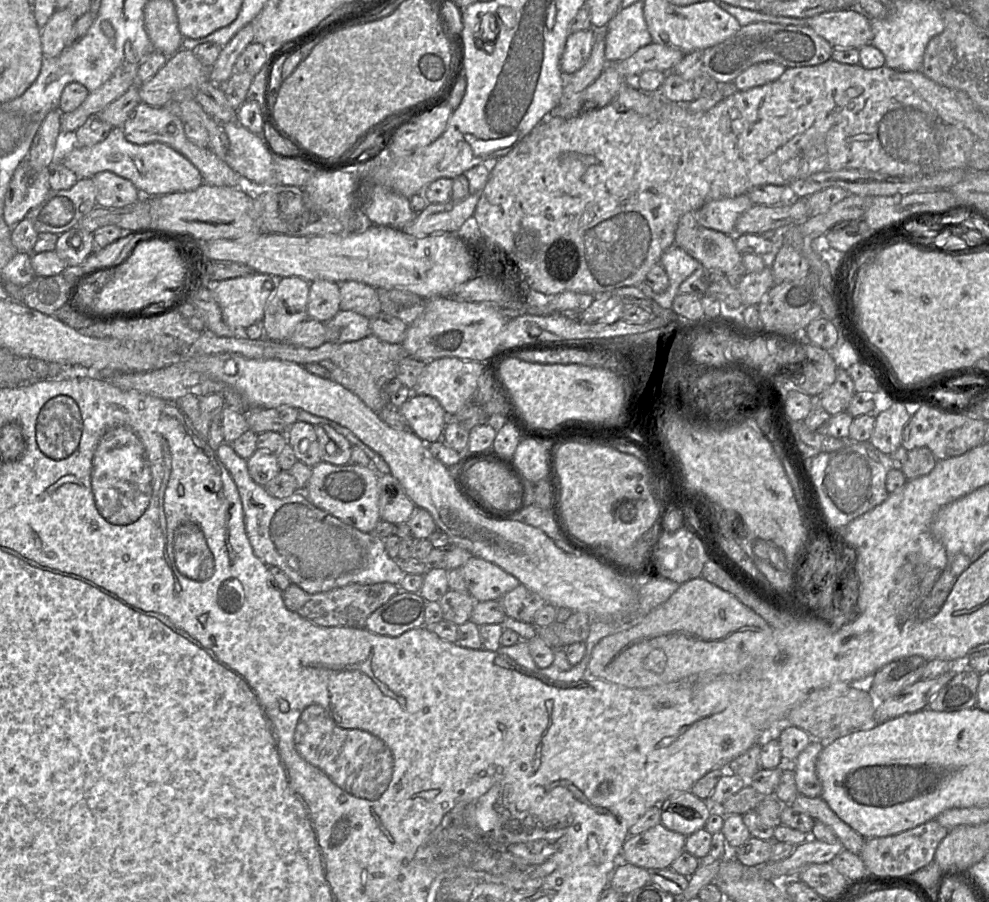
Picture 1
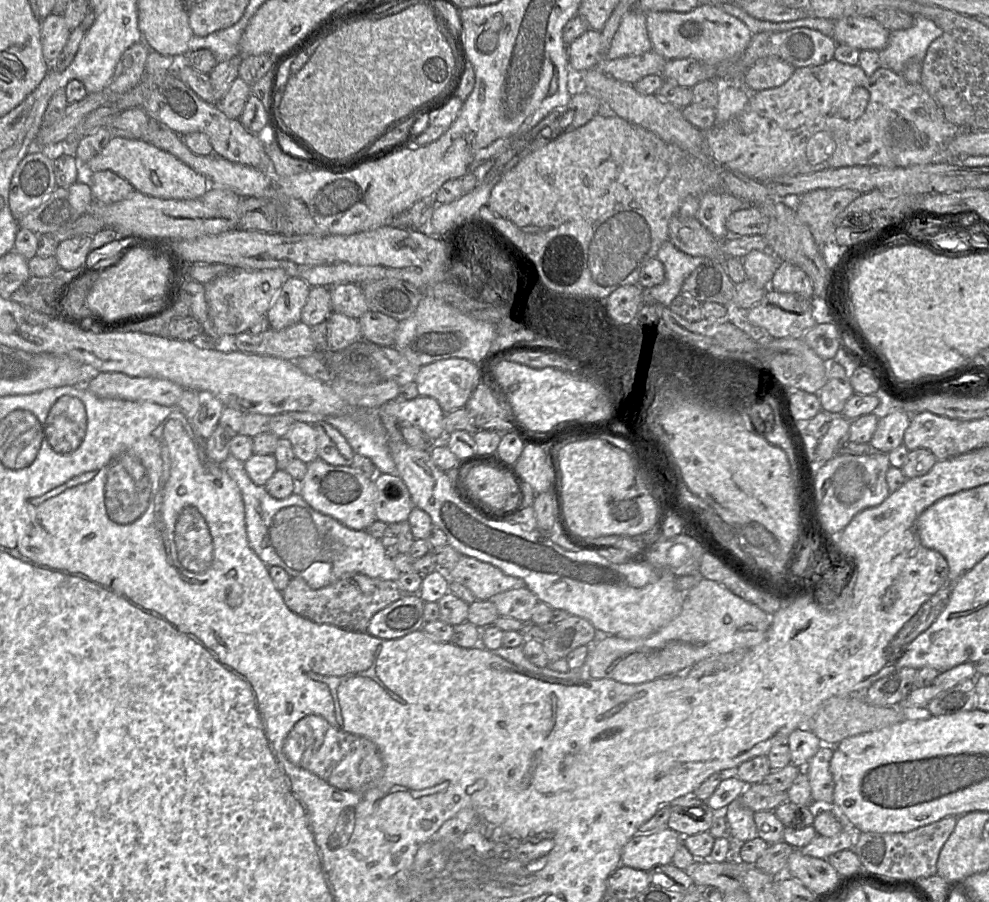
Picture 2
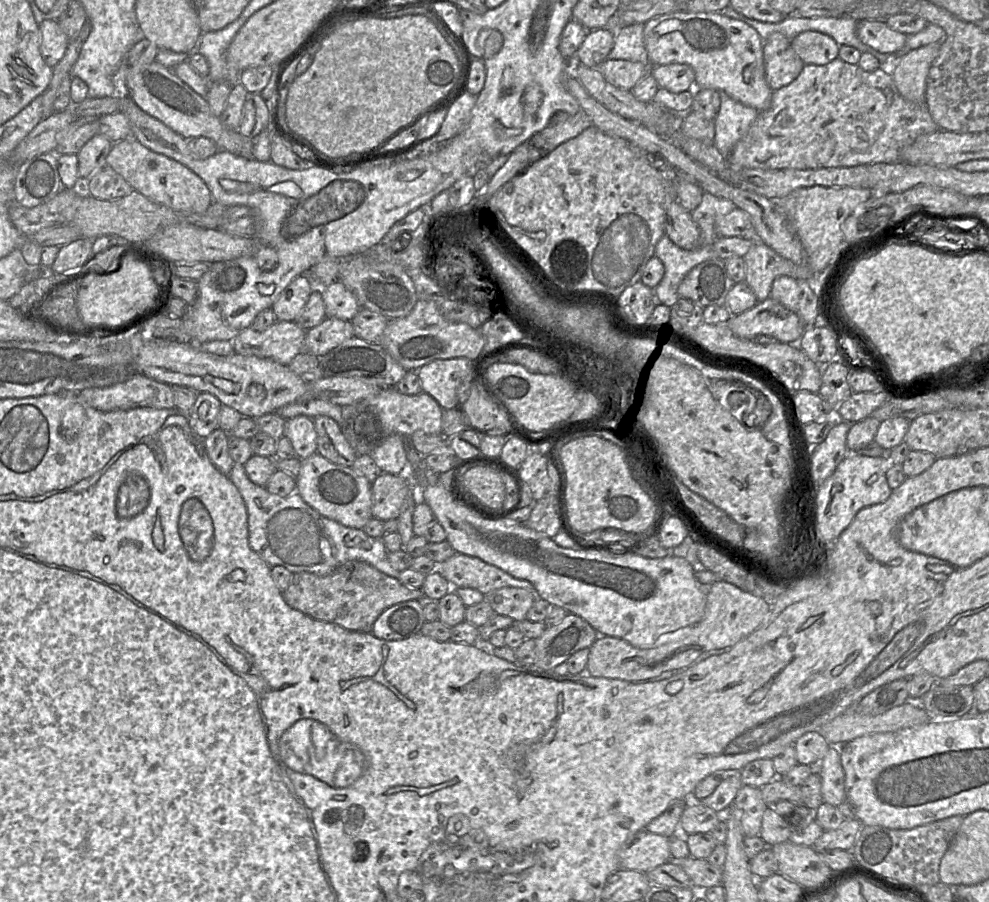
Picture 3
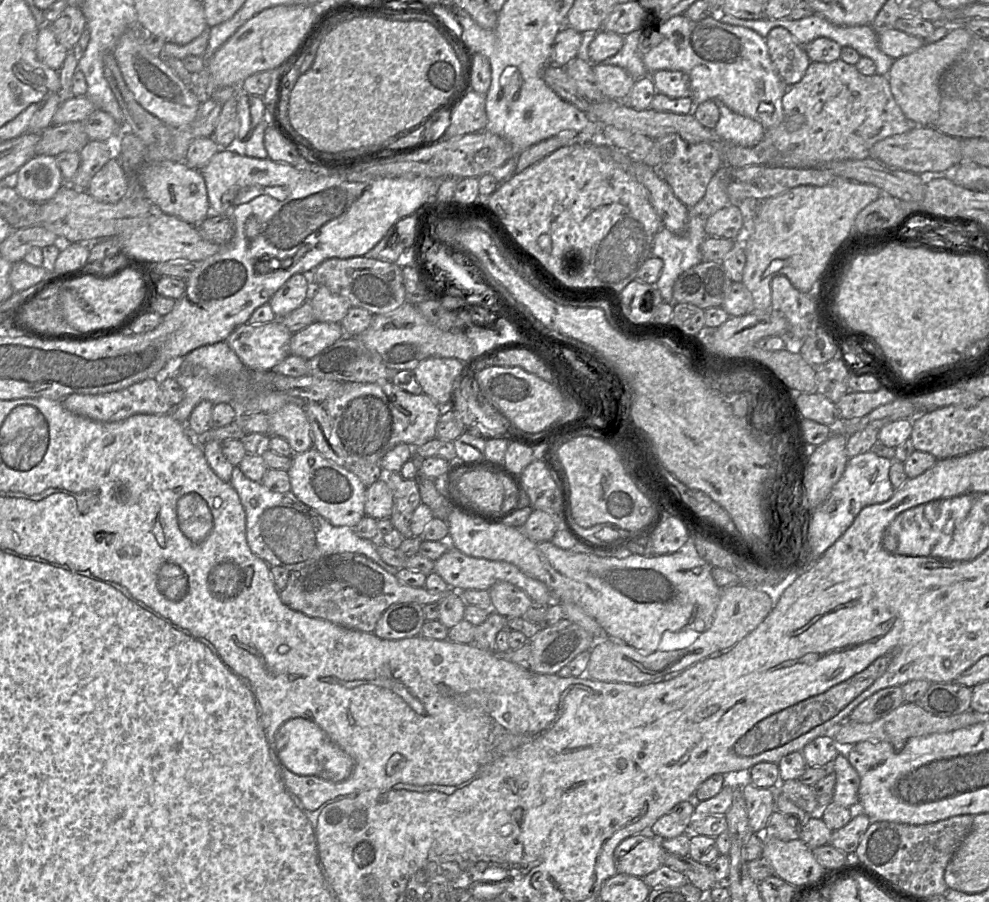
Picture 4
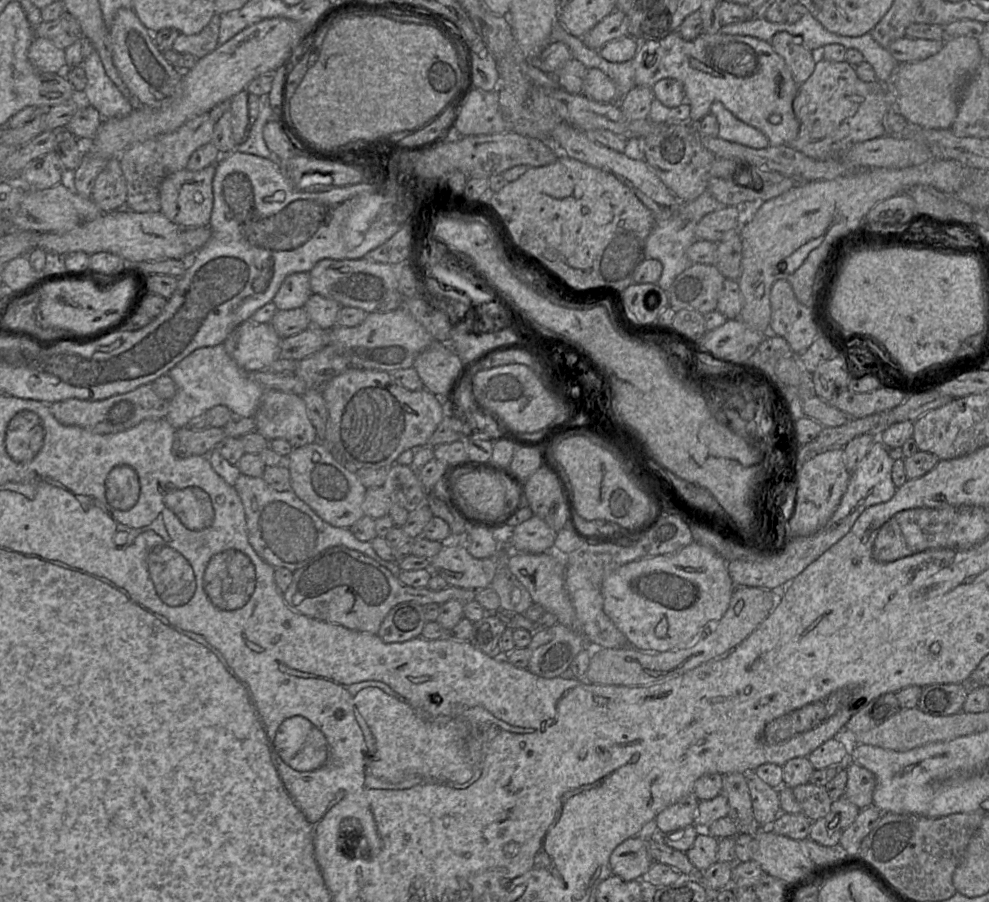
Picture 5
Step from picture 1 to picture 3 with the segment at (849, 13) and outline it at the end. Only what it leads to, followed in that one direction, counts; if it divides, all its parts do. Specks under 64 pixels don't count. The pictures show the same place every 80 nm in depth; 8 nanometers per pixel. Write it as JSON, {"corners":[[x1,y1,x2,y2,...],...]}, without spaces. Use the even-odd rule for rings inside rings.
{"corners":[[860,20,857,36,866,45,879,53,895,55,906,42,907,35,892,30,885,20]]}

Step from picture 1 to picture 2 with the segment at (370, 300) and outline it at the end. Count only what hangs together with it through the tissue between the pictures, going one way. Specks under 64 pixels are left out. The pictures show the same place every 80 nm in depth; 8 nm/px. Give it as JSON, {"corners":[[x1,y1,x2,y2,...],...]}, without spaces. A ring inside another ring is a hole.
{"corners":[[339,284,330,287,332,311,359,319,369,310,359,284]]}

